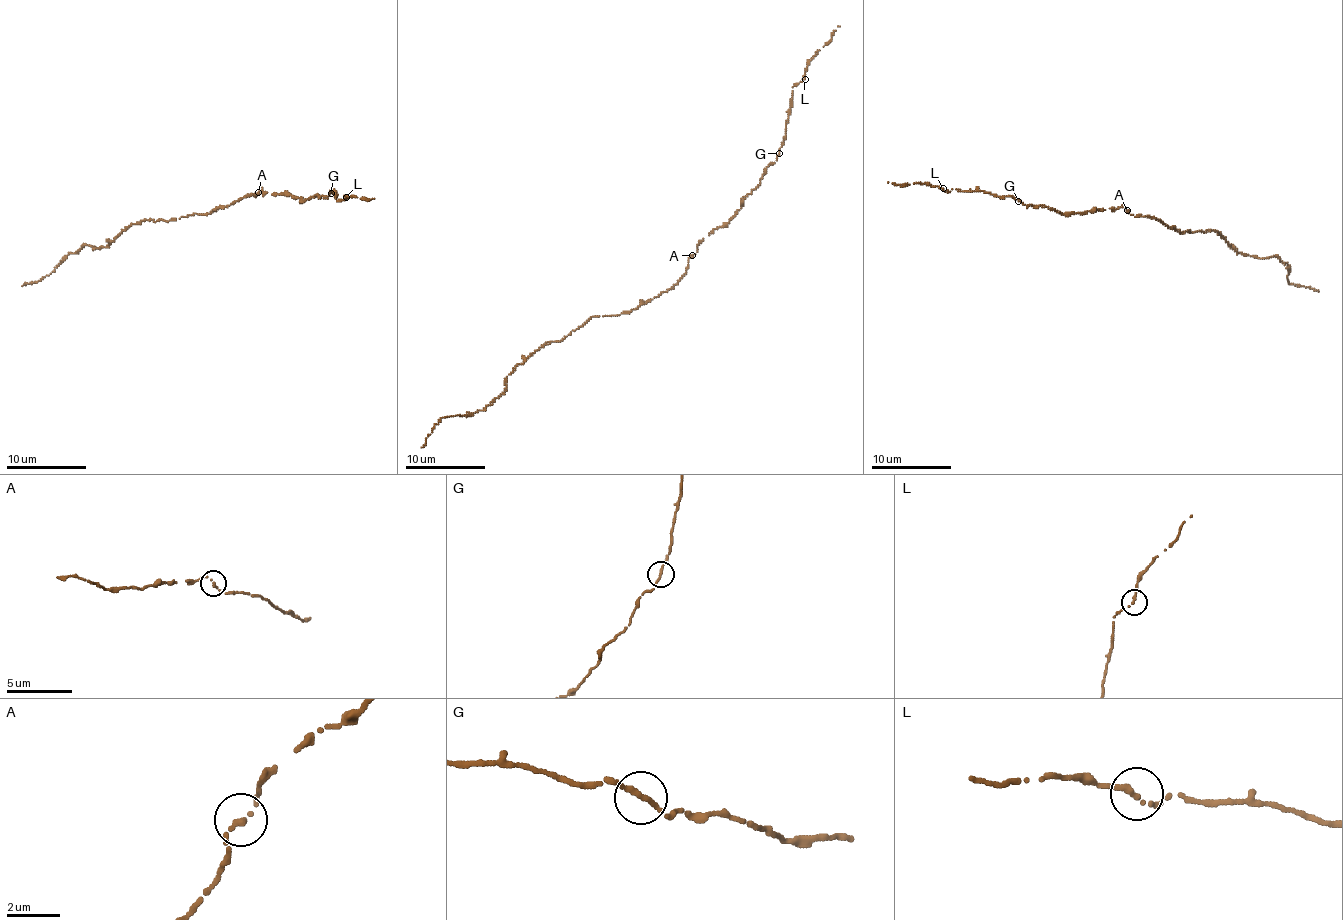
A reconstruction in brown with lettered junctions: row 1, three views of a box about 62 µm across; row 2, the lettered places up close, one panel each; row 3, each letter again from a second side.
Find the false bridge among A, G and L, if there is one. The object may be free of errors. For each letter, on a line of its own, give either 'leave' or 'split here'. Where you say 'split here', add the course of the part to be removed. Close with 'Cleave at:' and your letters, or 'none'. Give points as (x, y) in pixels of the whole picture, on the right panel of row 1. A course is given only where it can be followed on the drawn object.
A: leave
G: leave
L: leave
Cleave at: none

